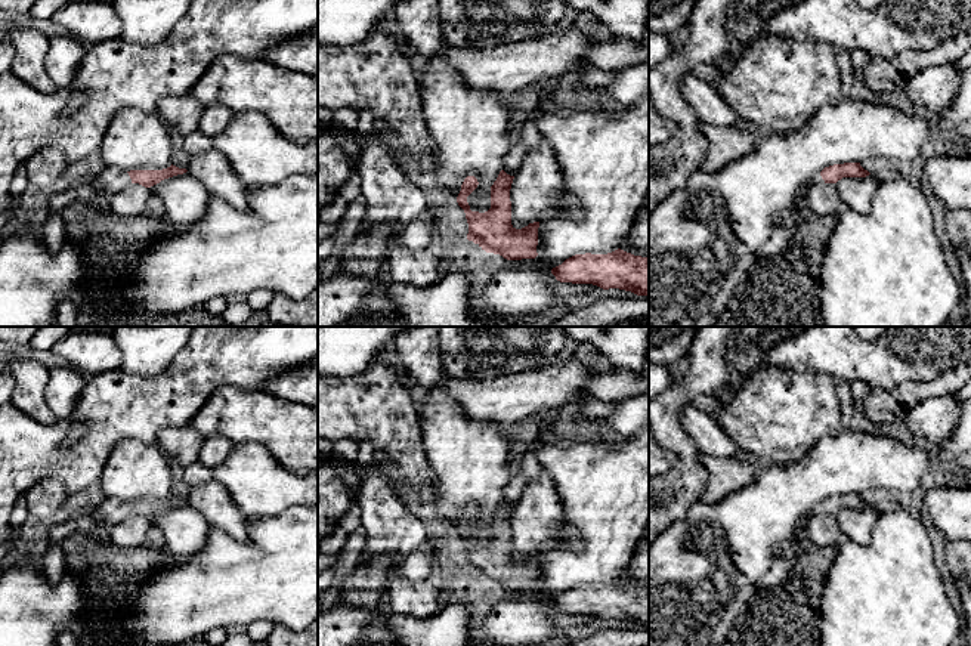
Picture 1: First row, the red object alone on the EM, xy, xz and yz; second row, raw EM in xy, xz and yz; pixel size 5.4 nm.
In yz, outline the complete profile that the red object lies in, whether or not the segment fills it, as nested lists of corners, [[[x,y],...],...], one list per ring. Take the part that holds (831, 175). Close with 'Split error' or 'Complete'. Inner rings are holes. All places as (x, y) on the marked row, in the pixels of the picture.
[[[844,163],[825,167],[805,182],[805,186],[816,186],[822,183],[837,183],[842,177],[866,177],[871,173],[865,170],[860,163]]]. Split error

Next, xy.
[[[173,164],[163,170],[130,171],[126,171],[114,166],[105,166],[102,170],[96,170],[93,174],[83,174],[74,186],[92,186],[98,194],[95,207],[100,211],[109,213],[112,211],[114,195],[123,191],[127,185],[139,183],[145,188],[151,188],[164,179],[183,174],[186,171],[186,169],[179,169]]]. Split error

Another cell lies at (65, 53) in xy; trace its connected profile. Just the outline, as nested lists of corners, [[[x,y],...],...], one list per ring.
[[[71,35],[49,38],[46,71],[58,87],[72,83],[86,53],[86,46]]]

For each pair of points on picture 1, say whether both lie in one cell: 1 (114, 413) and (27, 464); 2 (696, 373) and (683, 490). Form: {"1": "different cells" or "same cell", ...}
{"1": "same cell", "2": "same cell"}

